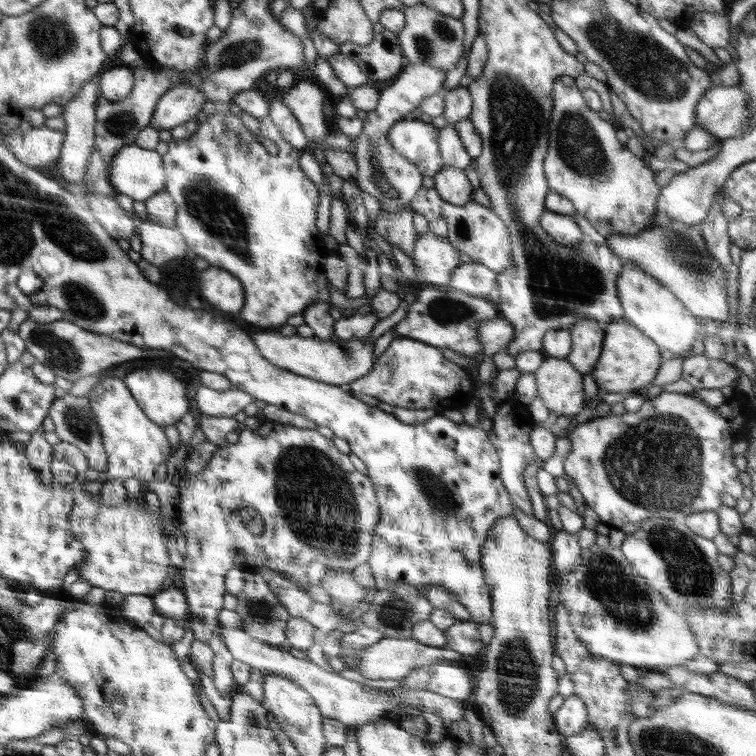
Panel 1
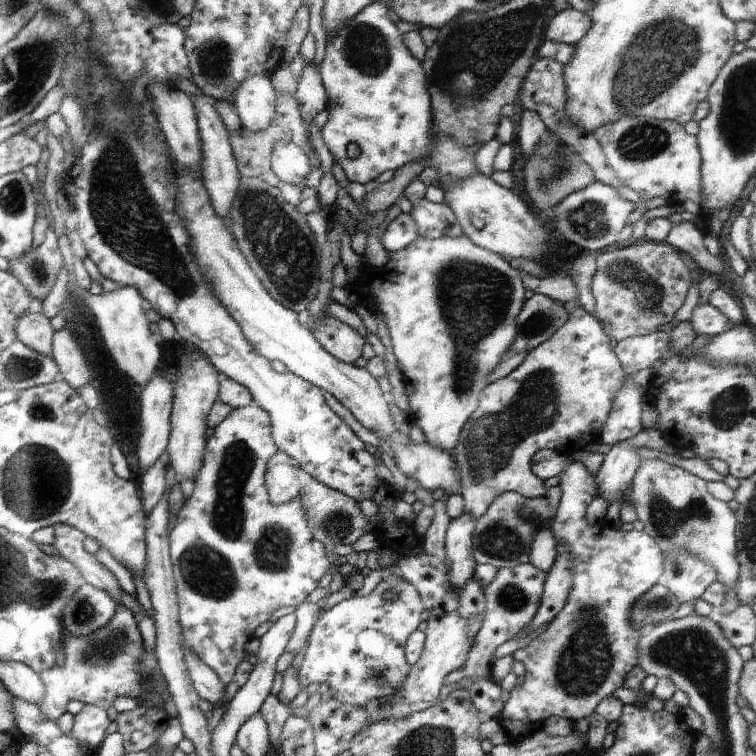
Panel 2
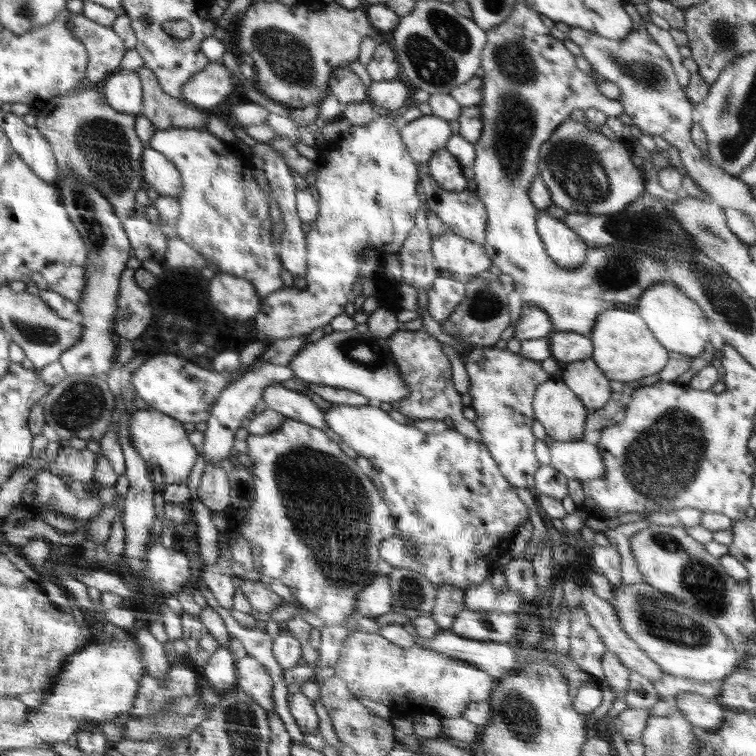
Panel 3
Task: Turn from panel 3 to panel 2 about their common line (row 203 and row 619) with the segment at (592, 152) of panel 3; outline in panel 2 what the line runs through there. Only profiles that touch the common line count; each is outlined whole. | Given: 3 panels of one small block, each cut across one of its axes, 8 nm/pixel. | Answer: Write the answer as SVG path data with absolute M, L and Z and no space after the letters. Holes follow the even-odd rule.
M576 460L567 464L559 475L562 496L551 528L554 538L560 544L568 546L572 556L572 590L566 606L550 621L550 626L534 638L526 648L518 649L511 655L514 661L524 664L524 682L516 685L503 704L500 720L511 740L519 740L530 735L540 723L550 716L562 716L571 721L588 718L595 713L602 698L622 687L626 674L638 665L638 642L644 631L632 626L633 605L642 594L659 582L664 570L664 553L654 542L652 536L644 531L633 529L622 531L610 525L590 525L586 522L586 508L598 496L595 475L591 474L581 462Z

